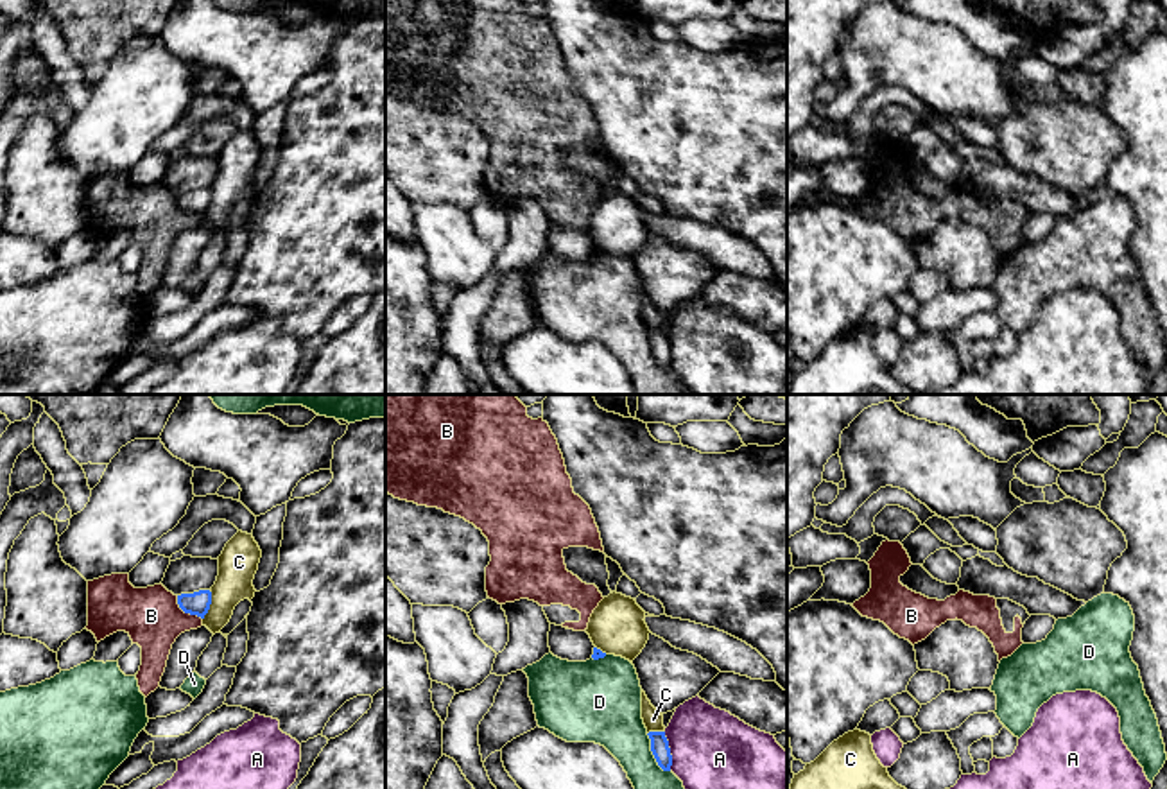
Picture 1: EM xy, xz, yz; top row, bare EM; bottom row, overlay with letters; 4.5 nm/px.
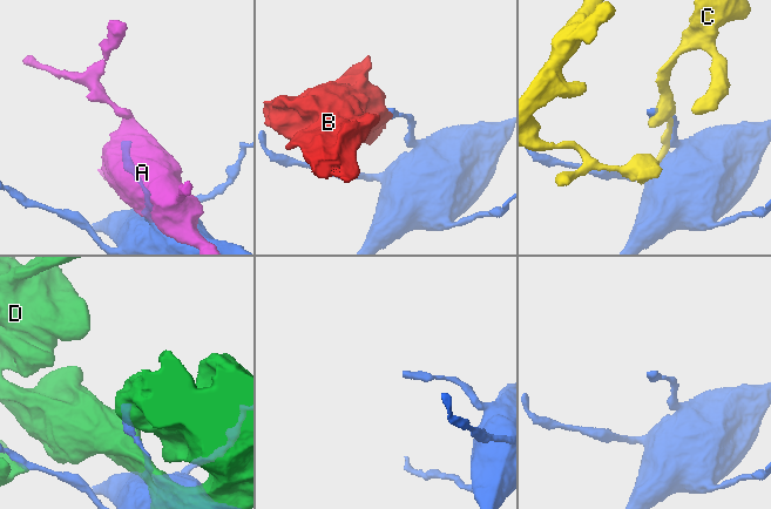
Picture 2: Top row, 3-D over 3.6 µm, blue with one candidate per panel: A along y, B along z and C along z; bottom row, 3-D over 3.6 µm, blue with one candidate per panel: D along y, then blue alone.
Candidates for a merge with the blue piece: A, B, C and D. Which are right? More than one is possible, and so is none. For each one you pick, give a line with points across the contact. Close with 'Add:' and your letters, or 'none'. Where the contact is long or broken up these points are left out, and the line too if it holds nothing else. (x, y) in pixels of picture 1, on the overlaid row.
Add: none

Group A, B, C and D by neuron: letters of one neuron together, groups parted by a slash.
A / B / C / D

